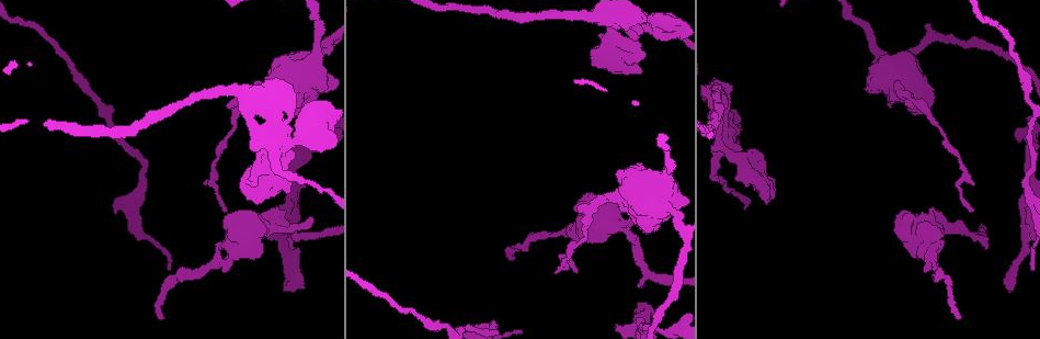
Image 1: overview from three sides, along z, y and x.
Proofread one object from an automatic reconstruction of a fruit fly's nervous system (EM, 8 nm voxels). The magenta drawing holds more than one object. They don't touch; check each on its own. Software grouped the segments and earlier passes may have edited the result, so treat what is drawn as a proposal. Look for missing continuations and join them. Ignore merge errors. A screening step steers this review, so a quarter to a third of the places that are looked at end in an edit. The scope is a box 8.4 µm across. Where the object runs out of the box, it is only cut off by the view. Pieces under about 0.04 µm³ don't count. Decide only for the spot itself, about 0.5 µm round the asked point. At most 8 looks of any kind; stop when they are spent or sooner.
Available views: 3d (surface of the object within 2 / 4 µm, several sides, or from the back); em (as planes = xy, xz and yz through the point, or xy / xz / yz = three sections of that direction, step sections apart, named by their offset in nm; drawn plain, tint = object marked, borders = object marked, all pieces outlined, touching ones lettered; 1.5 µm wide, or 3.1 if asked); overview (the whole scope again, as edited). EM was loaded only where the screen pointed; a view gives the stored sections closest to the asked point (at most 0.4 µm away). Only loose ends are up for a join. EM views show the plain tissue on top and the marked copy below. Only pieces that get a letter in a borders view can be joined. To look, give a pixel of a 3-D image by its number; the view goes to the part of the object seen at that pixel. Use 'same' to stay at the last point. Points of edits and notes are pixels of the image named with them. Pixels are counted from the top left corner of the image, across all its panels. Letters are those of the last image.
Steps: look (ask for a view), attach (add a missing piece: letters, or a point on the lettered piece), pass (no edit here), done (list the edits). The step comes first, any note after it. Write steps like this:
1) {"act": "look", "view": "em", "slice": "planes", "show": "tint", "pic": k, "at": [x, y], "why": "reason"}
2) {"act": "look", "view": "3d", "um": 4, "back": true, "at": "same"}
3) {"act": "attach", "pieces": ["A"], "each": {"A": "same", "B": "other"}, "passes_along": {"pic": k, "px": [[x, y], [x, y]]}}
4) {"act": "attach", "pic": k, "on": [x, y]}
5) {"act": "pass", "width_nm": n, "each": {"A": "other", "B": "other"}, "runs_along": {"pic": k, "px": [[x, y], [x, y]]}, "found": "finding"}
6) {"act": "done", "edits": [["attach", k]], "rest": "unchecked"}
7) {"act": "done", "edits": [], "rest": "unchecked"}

{"act": "look", "view": "em", "slice": "planes", "show": "borders", "pic": 1, "at": [641, 73], "why": "free end"}

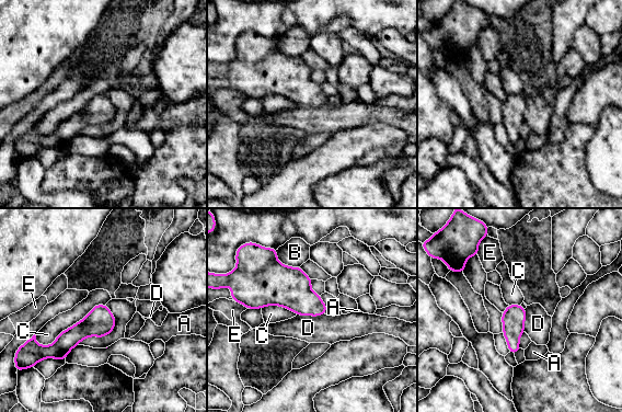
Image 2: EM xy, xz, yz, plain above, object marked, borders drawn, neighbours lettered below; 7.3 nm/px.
{"act": "pass", "each": {"A": "other", "B": "other", "C": "other", "D": "other", "E": "other"}, "border": {"pic": 2, "px": [[297, 313], [303, 316], [324, 315]]}, "found": "no lettered piece goes on from it"}

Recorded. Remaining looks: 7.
{"act": "look", "view": "3d", "um": 4, "pic": 1, "at": [986, 248], "why": "free end"}

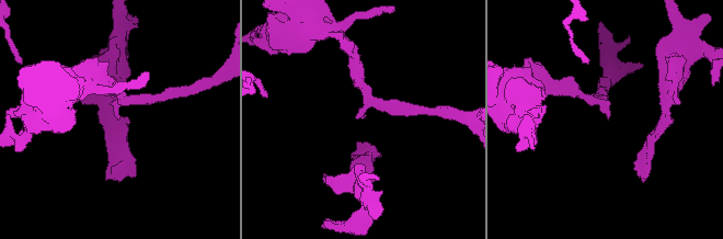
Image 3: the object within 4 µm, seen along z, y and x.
{"act": "look", "view": "em", "slice": "yz", "step": 8, "show": "borders", "pic": 3, "at": [362, 114], "arm_widths_nm": [190, 220], "why": "need the tissue"}

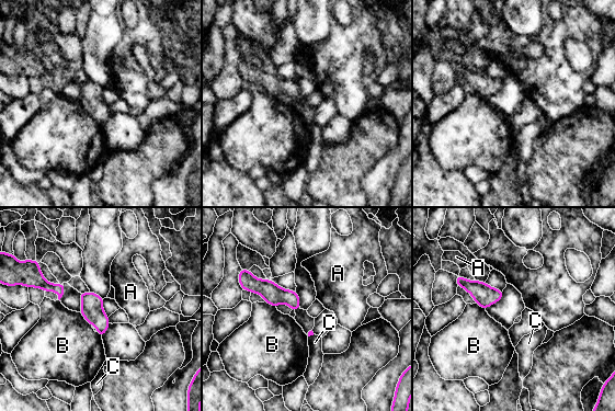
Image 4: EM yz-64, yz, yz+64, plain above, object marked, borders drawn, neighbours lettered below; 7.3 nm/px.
{"act": "pass", "each": {"A": "other", "B": "other", "C": "other"}, "border": {"pic": 4, "px": [[79, 312], [91, 326]]}, "found": "no lettered piece goes on from it"}

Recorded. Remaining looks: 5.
{"act": "look", "view": "em", "slice": "planes", "show": "borders", "pic": 1, "at": [227, 212], "why": "thin end"}

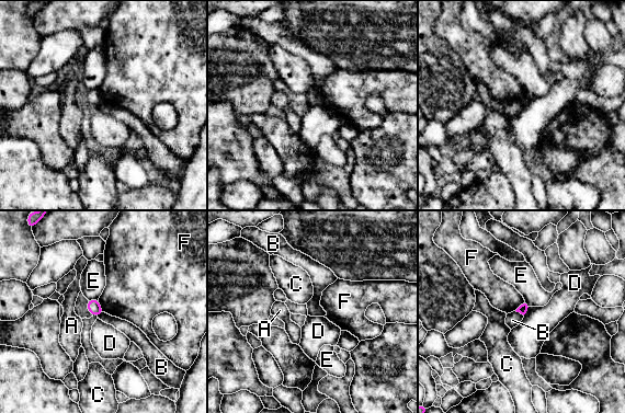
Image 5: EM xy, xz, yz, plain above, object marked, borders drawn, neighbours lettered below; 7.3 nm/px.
{"act": "pass", "width_nm": 70, "each": {"A": "other", "B": "other", "C": "other", "D": "other", "E": "other", "F": "other"}, "border": {"pic": 5, "px": [[515, 310], [523, 316]]}, "found": "none of them fits"}

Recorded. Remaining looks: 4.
{"act": "done", "edits": [], "rest": "unchecked"}

